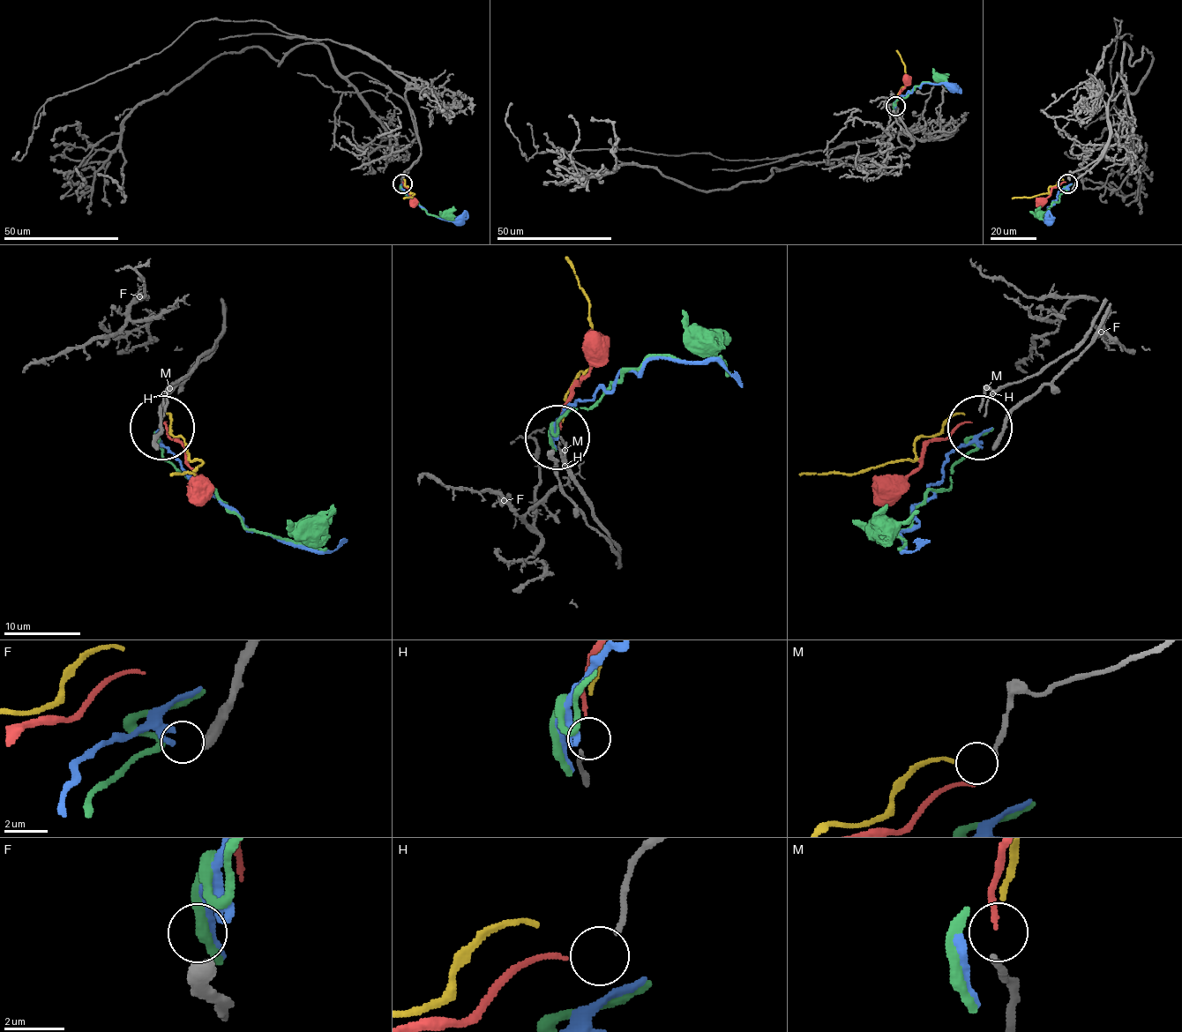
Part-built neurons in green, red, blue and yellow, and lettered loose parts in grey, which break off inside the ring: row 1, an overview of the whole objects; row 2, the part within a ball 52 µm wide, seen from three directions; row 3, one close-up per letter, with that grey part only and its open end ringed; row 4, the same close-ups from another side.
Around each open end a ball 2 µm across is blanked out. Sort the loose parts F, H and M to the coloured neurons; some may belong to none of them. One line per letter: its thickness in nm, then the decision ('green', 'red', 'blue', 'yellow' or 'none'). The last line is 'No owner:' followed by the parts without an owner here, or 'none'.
F: 500 nm | none
H: 160 nm | red
M: 190 nm | yellow
No owner: F

